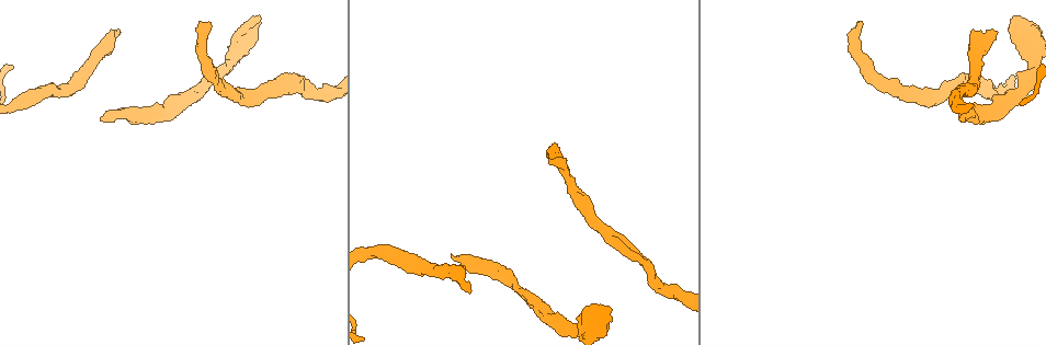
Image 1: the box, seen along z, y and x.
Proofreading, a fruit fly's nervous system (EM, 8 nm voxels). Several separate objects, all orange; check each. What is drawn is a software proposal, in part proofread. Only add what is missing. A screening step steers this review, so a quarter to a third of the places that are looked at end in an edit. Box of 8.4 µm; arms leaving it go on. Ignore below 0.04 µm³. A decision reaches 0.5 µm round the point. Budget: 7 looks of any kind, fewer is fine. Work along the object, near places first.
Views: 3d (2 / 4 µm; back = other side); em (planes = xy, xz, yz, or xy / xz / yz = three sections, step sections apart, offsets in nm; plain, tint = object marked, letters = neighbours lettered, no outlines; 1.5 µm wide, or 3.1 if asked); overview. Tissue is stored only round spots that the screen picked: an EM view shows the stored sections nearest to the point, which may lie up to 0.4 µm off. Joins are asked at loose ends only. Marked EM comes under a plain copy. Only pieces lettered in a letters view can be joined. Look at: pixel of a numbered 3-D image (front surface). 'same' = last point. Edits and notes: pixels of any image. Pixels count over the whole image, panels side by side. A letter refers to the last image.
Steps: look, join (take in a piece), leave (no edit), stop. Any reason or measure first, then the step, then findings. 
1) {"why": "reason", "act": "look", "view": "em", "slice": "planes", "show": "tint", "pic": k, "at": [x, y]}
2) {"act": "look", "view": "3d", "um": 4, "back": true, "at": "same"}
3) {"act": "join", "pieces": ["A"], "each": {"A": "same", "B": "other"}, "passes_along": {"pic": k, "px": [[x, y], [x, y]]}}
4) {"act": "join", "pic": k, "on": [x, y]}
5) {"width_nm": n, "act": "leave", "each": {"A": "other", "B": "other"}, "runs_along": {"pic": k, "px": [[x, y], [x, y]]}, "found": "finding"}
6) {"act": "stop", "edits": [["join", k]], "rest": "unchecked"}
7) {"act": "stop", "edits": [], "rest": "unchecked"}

{"why": "branch stops here", "act": "look", "view": "3d", "um": 2, "pic": 1, "at": [119, 34]}

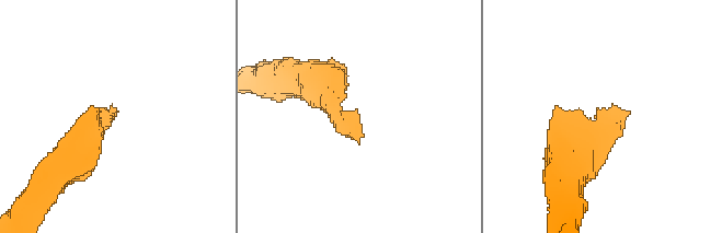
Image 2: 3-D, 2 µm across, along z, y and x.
{"why": "shape alone is not enough", "act": "look", "view": "em", "slice": "xy", "step": 8, "show": "letters", "pic": 2, "at": [628, 112]}

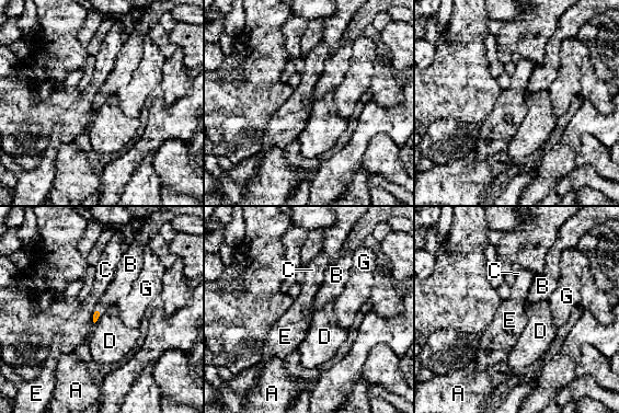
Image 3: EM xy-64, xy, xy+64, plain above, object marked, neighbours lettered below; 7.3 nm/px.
{"act": "look", "view": "em", "slice": "planes", "show": "letters", "at": "same"}

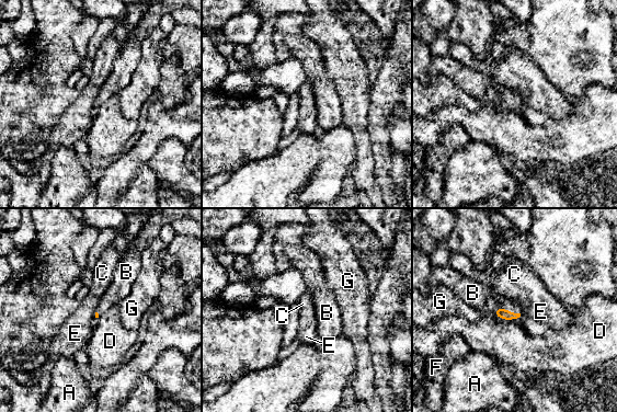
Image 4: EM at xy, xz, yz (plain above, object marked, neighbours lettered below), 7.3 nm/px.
{"act": "join", "pieces": ["B"], "each": {"A": "other", "B": "same", "C": "other", "D": "other", "E": "other", "F": "other", "G": "other"}, "found": "it goes on there"}

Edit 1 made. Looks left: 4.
{"why": "an open end", "act": "look", "view": "em", "slice": "xy", "step": 4, "show": "tint", "pic": 1, "at": [210, 23]}

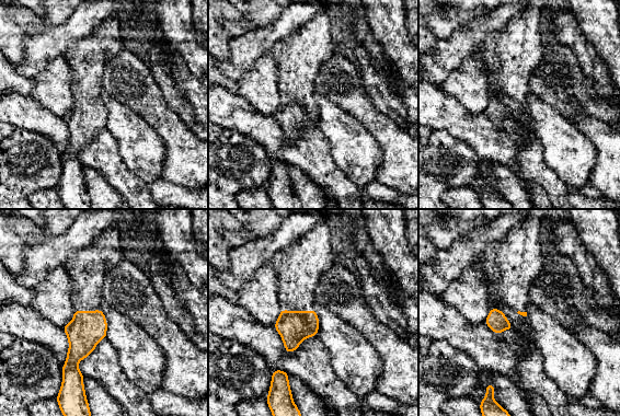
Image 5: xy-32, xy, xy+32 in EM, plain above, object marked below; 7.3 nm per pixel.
{"why": "cut it another way", "act": "look", "view": "em", "slice": "planes", "show": "letters", "at": "same"}

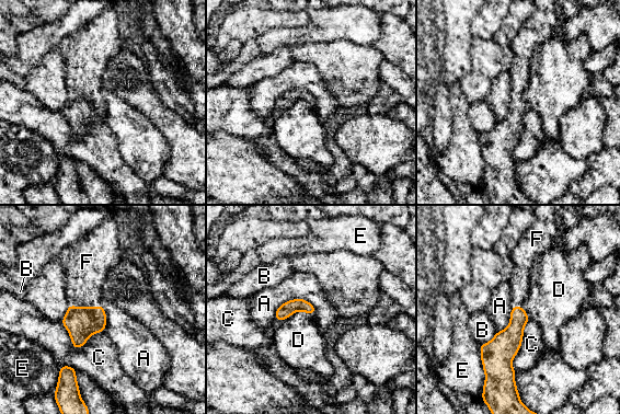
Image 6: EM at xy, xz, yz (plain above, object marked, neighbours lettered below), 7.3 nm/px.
{"act": "join", "pieces": ["F"], "each": {"A": "other", "B": "other", "C": "other", "D": "other", "E": "other", "F": "same"}, "found": "the cell continues"}

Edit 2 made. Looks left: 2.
{"why": "an open end", "act": "look", "view": "em", "slice": "planes", "show": "letters", "pic": 1, "at": [606, 306]}

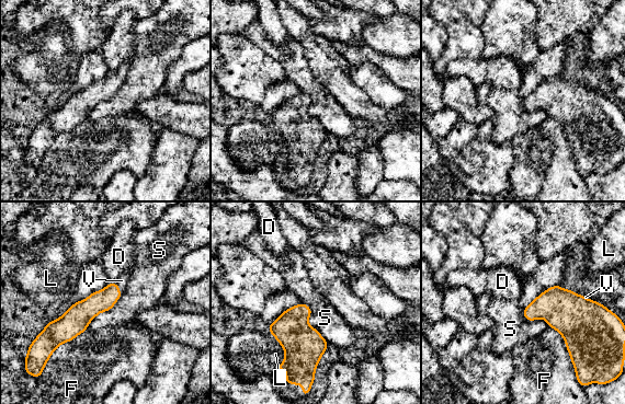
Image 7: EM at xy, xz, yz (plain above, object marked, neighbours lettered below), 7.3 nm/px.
{"act": "join", "pieces": ["V"], "each": {"D": "other", "F": "other", "L": "other", "S": "other", "V": "same"}, "passes_along": {"pic": 7, "px": [[101, 301], [117, 287], [123, 279]]}, "found": "the cell continues"}

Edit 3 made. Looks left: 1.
{"act": "stop", "edits": [["join", 4], ["join", 6], ["join", 7]], "rest": "unchecked"}

